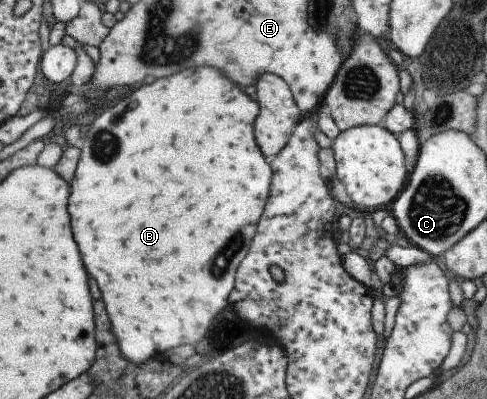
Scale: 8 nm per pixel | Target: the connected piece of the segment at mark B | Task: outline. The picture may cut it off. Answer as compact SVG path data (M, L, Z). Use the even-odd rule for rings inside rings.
M199 67L133 89L125 99L103 110L89 125L76 176L71 183L72 193L68 210L73 219L73 233L77 235L77 243L81 243L81 253L85 255L85 265L89 267L89 275L97 279L103 291L122 354L128 360L140 364L155 358L157 354L164 354L167 349L185 343L195 343L197 347L209 331L213 317L217 317L229 305L231 291L235 289L237 269L251 249L272 189L272 165L267 163L267 157L255 139L255 121L260 118L260 103L257 100L253 101L241 85L225 77L215 67Z

